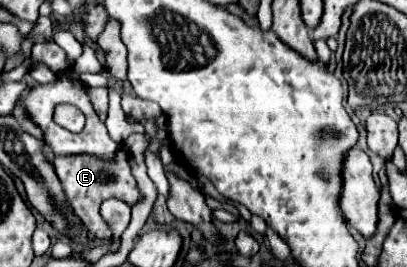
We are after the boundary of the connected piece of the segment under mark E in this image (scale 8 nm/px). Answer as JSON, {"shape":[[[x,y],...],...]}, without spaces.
{"shape":[[[119,145],[115,157],[117,159],[113,159],[109,163],[97,155],[61,155],[61,157],[53,159],[55,171],[61,179],[61,185],[65,187],[65,193],[69,195],[69,201],[73,203],[73,207],[77,207],[77,215],[81,215],[81,221],[85,223],[87,231],[93,233],[97,239],[109,239],[113,235],[109,225],[105,223],[105,219],[99,213],[99,207],[105,199],[115,197],[115,199],[125,201],[131,207],[143,199],[143,195],[137,189],[137,181],[131,173],[129,161],[119,159],[119,157],[129,157],[127,149],[123,145]]]}

